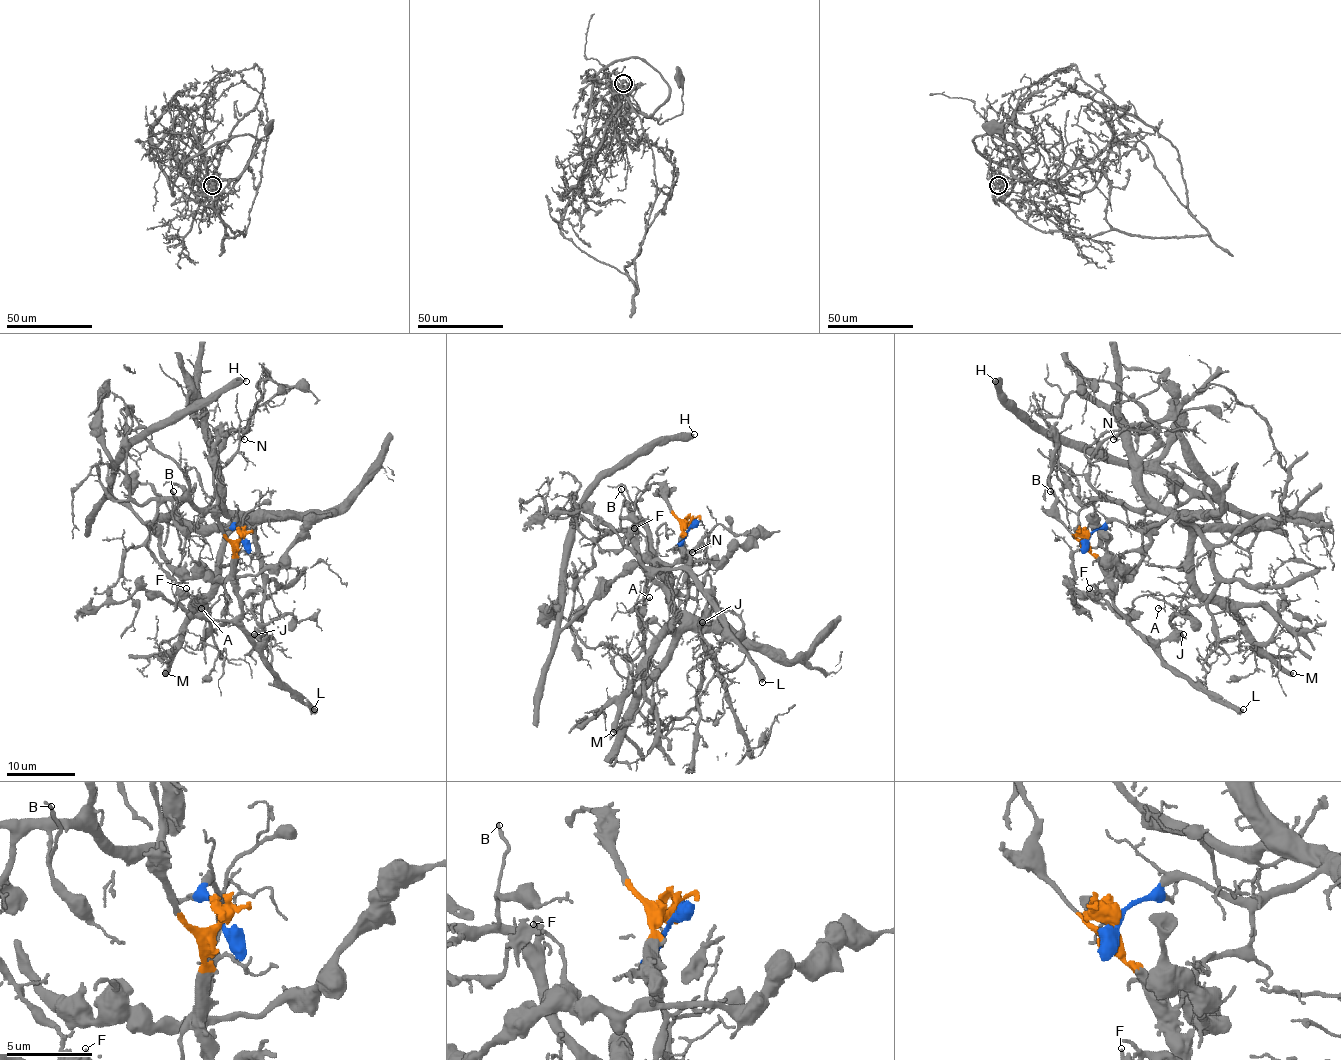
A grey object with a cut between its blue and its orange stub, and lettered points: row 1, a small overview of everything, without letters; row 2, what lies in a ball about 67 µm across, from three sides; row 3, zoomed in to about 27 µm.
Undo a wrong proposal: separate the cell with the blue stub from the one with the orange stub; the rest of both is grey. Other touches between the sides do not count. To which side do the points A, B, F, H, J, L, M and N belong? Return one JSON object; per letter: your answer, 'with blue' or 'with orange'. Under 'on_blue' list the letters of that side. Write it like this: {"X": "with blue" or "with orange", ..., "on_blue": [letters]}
{"A": "with blue", "B": "with blue", "F": "with orange", "H": "with blue", "J": "with orange", "L": "with orange", "M": "with blue", "N": "with blue", "on_blue": ["A", "B", "H", "M", "N"]}

